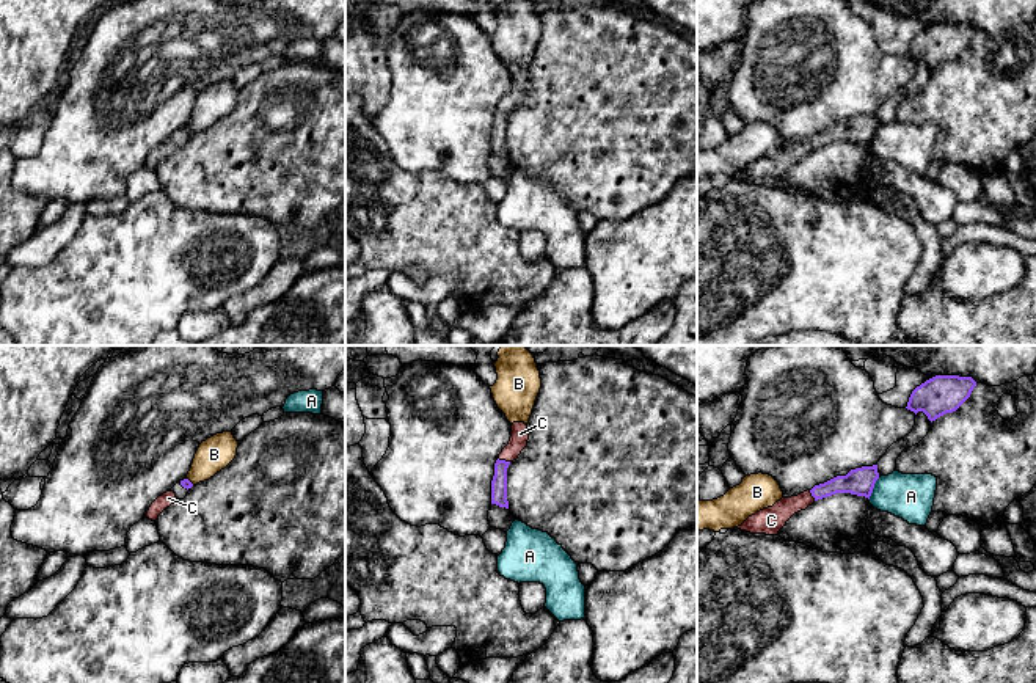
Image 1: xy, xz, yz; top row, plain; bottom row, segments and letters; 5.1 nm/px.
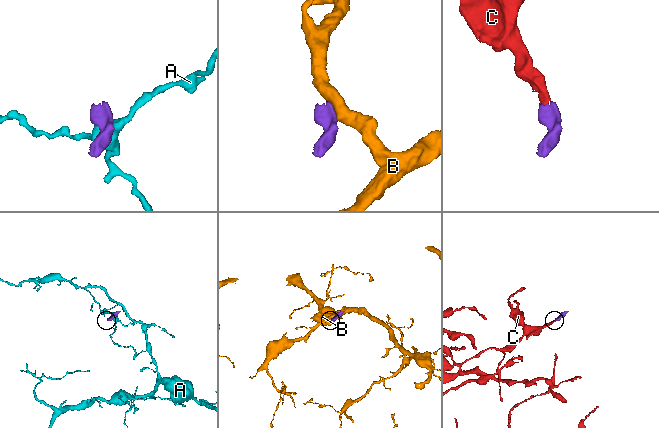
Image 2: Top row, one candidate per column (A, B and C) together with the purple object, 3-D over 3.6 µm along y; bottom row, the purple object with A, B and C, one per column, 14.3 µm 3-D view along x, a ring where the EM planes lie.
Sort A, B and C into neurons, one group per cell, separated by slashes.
A / B / C

